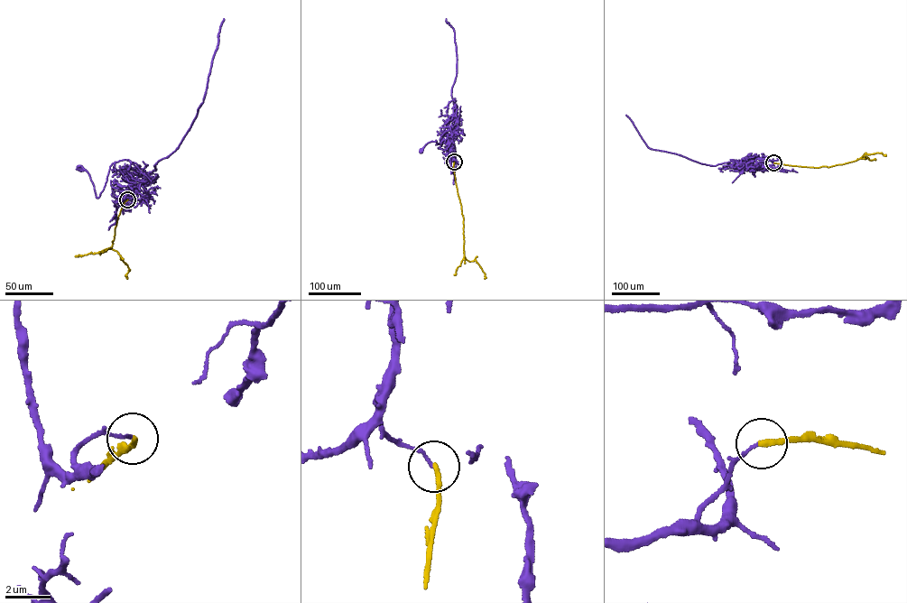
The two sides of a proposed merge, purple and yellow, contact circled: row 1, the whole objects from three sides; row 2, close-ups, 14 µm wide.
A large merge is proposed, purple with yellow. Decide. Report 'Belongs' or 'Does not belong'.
Does not belong

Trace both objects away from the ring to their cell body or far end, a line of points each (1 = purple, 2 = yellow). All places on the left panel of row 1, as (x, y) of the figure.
1: (127, 199), (124, 200), (142, 179), (137, 164), (125, 159), (112, 164), (98, 198), (89, 174), (79, 169)
2: (127, 199), (117, 218), (112, 246), (101, 252), (106, 248), (116, 251), (129, 270), (126, 277), (125, 274)

